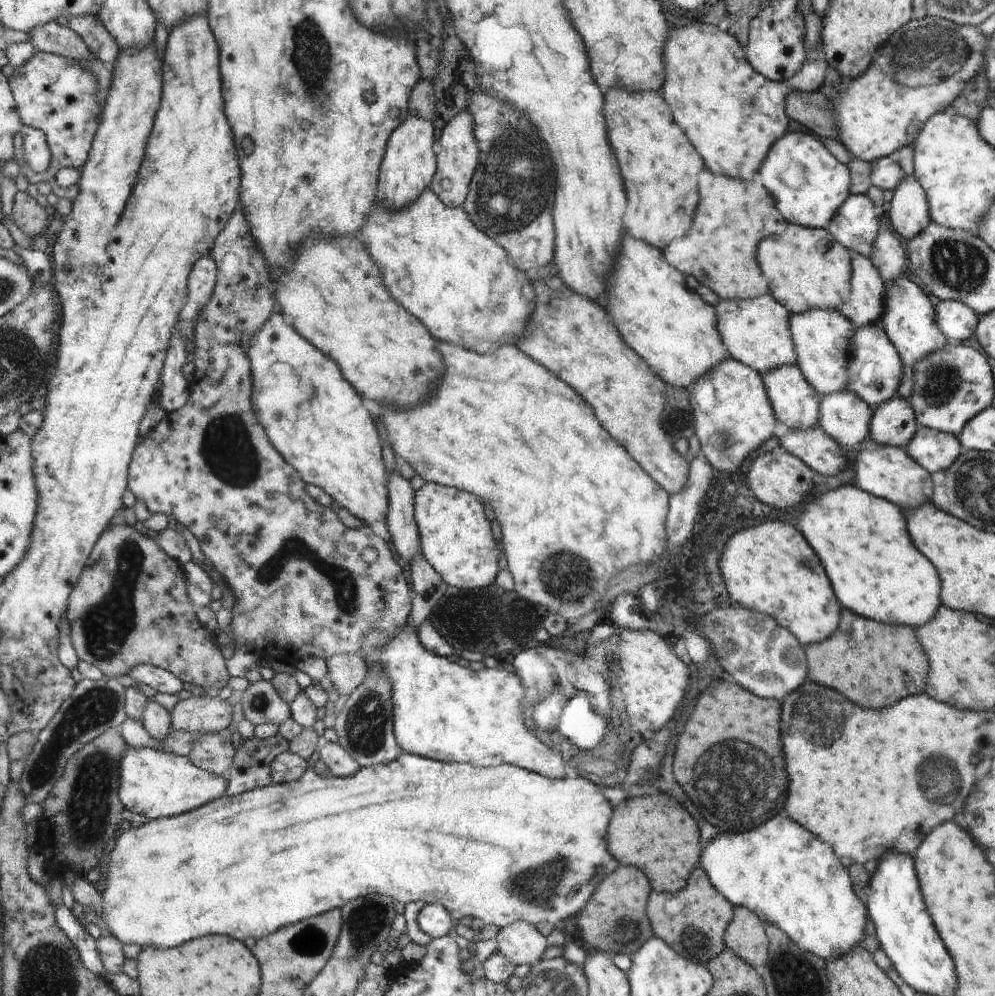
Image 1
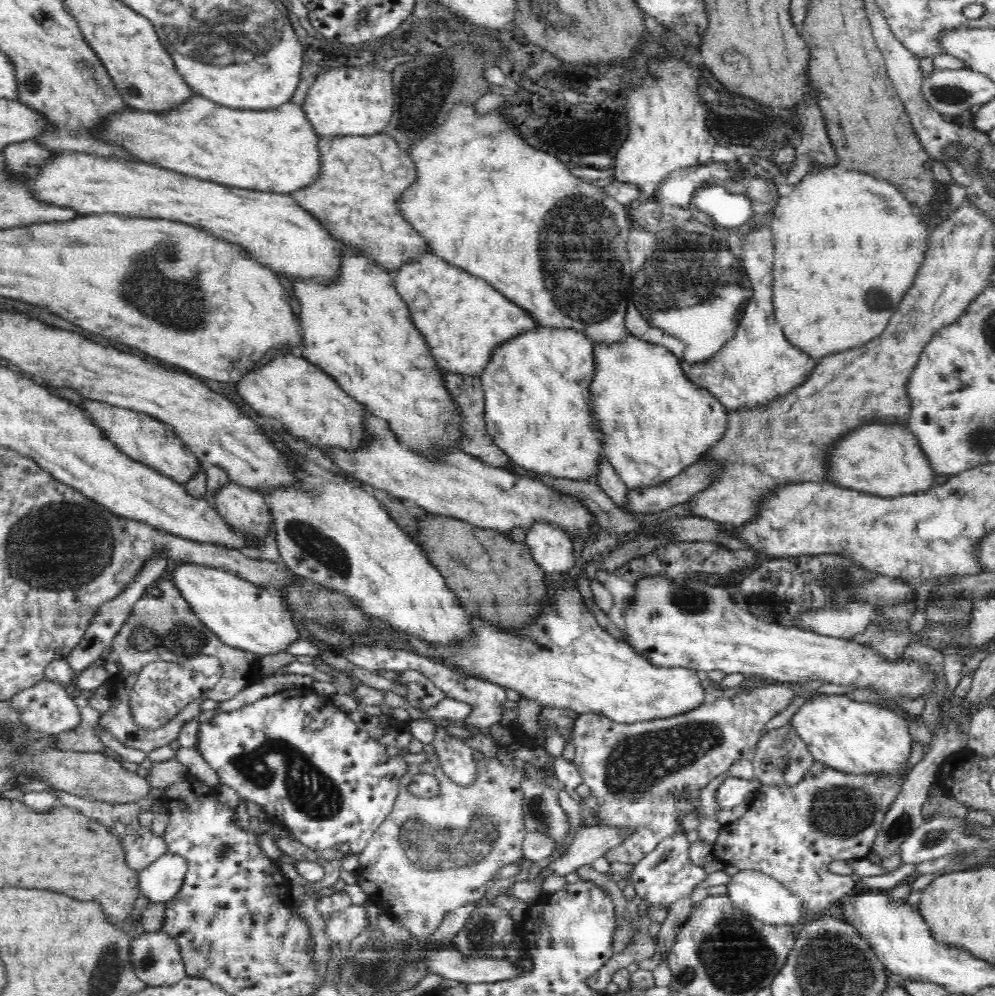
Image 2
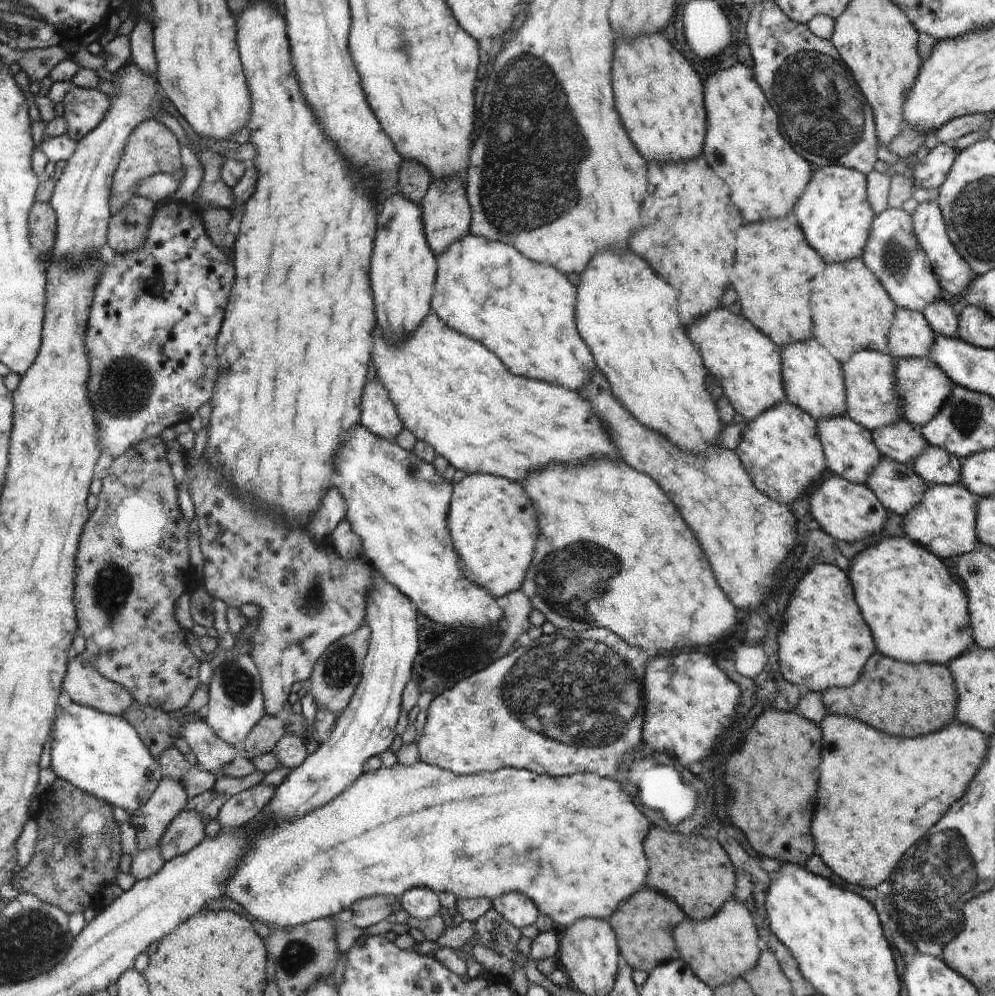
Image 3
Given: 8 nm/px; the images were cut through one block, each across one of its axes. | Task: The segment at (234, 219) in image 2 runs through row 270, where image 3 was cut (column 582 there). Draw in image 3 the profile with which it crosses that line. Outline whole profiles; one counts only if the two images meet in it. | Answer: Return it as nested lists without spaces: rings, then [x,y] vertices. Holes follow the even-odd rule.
[[[602,252],[596,258],[592,258],[592,266],[588,266],[588,270],[582,274],[580,284],[578,284],[578,290],[580,290],[580,298],[576,304],[576,319],[580,326],[580,335],[584,336],[584,342],[591,348],[591,354],[594,356],[600,372],[606,376],[608,383],[611,384],[611,390],[614,392],[615,398],[619,399],[620,403],[624,402],[624,406],[628,406],[627,410],[632,412],[632,415],[640,423],[643,423],[644,426],[651,427],[654,431],[659,431],[660,434],[666,435],[668,439],[672,438],[672,442],[676,442],[676,446],[680,446],[682,450],[688,450],[690,454],[704,454],[706,450],[711,450],[712,446],[717,444],[716,440],[720,438],[722,420],[718,418],[714,400],[712,400],[712,396],[710,396],[710,392],[706,388],[706,376],[709,375],[709,371],[703,364],[703,358],[700,355],[699,348],[696,348],[690,342],[690,338],[686,336],[686,328],[680,324],[678,308],[676,308],[678,306],[676,290],[672,286],[668,286],[658,274],[654,274],[654,270],[642,258],[638,258],[636,254],[630,254],[630,252],[624,252],[620,256],[616,252]]]

